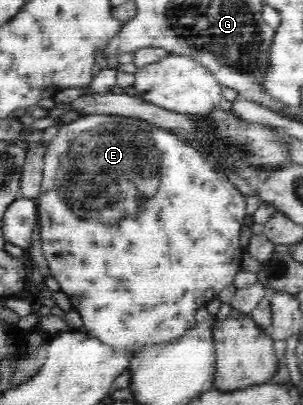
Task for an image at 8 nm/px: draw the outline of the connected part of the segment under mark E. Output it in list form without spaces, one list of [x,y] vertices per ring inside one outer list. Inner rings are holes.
[[[80,115],[70,123],[62,123],[55,137],[48,143],[44,157],[41,195],[37,197],[42,250],[50,275],[58,281],[60,290],[69,298],[72,309],[81,315],[82,327],[87,334],[97,336],[109,346],[129,348],[130,354],[134,356],[147,345],[163,345],[183,337],[187,329],[191,329],[196,323],[197,307],[206,306],[225,287],[234,283],[234,277],[242,269],[242,255],[245,252],[239,244],[239,234],[246,216],[246,197],[221,170],[209,164],[205,156],[178,134],[145,120],[121,115]]]

